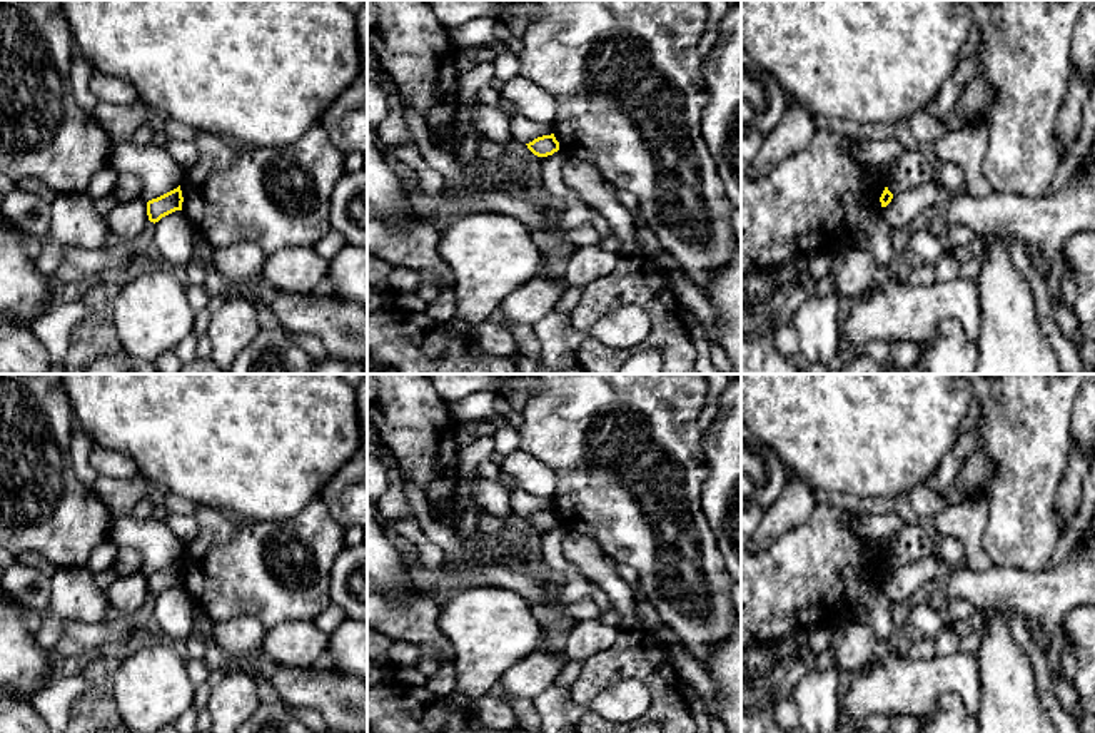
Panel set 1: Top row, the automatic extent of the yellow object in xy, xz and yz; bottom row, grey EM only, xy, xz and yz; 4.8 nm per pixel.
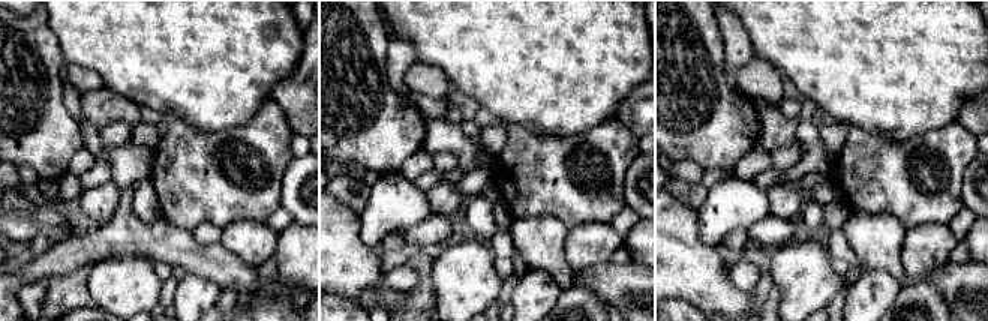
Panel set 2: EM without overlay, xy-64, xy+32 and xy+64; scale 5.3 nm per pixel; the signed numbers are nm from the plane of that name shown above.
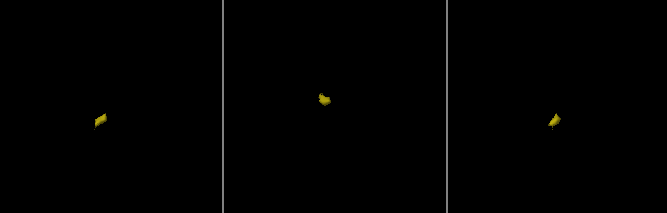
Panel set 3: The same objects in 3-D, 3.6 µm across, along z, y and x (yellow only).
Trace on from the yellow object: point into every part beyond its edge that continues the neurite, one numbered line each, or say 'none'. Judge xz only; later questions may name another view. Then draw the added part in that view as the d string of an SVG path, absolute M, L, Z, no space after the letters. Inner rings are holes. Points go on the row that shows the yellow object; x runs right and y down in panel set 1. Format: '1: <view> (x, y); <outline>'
none

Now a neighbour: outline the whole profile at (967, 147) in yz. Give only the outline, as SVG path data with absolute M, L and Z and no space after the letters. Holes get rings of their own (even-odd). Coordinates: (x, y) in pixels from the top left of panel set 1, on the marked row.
M970 122L933 142L935 154L941 162L951 162L963 169L966 192L975 197L985 197L993 192L992 184L981 172L988 139L988 127L983 122Z

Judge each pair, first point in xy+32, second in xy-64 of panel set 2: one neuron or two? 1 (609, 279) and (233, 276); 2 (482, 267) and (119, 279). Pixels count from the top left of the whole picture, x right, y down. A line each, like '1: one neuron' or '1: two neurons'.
1: one neuron
2: one neuron

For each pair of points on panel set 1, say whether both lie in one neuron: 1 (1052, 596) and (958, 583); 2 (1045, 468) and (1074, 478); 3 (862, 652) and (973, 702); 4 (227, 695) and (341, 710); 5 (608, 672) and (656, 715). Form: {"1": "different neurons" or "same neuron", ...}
{"1": "same neuron", "2": "different neurons", "3": "different neurons", "4": "different neurons", "5": "same neuron"}

